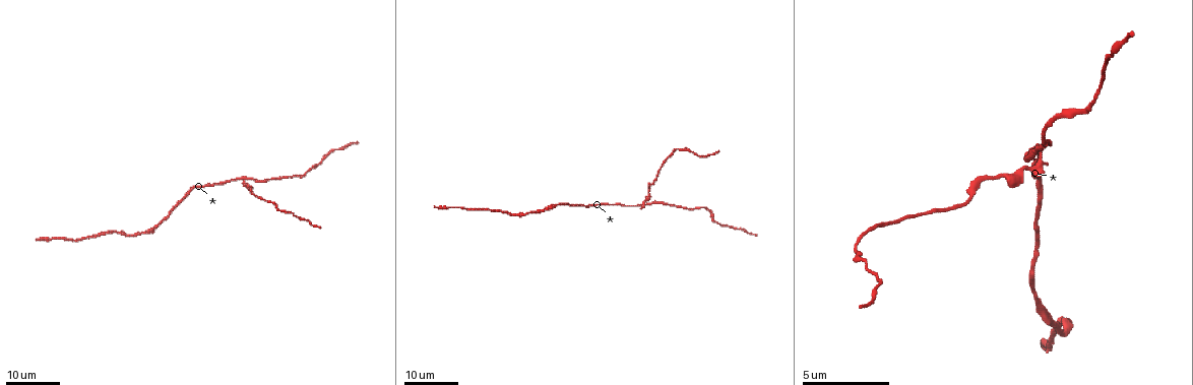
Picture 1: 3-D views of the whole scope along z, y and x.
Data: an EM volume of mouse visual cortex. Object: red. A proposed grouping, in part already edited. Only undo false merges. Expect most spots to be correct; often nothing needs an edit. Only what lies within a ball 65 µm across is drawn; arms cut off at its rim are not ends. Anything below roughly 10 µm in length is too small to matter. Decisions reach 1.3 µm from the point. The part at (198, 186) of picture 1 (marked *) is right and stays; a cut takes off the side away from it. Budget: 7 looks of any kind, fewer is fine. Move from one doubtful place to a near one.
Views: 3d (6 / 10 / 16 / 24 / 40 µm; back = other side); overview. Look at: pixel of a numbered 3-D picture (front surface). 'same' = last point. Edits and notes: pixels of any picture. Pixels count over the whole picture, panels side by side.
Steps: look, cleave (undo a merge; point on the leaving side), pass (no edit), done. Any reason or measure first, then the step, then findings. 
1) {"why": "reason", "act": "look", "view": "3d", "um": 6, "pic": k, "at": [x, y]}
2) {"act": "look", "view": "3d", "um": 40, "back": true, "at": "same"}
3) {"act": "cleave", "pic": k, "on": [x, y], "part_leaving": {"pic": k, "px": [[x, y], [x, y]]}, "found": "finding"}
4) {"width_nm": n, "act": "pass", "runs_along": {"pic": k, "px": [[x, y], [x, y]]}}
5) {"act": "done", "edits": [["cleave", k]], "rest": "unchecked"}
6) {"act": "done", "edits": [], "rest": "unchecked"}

{"why": "a fork", "act": "look", "view": "3d", "um": 24, "pic": 1, "at": [1039, 154]}

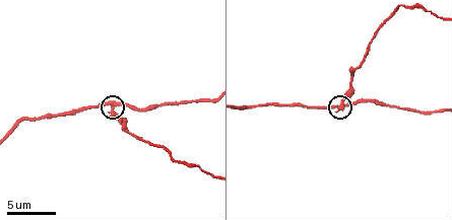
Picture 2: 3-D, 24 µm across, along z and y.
{"act": "look", "view": "3d", "um": 6, "pic": 2, "at": [115, 106]}

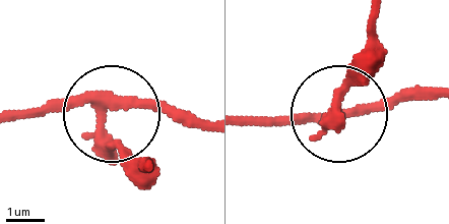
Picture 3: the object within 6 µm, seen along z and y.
{"act": "look", "view": "3d", "um": 6, "back": true, "pic": 3, "at": [102, 117]}

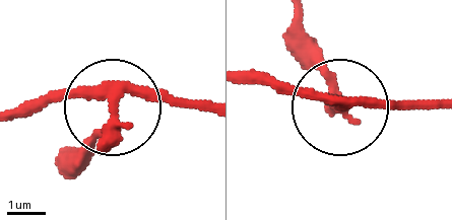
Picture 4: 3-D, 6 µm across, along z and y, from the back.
{"width_nm": 300, "act": "cleave", "pic": 4, "on": [108, 149], "part_leaving": {"pic": 4, "px": [[338, 104], [300, 17]]}, "found": "a second cell is stuck on"}

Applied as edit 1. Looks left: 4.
{"why": "sudden change in width", "act": "look", "view": "3d", "um": 6, "pic": 2, "at": [384, 104]}

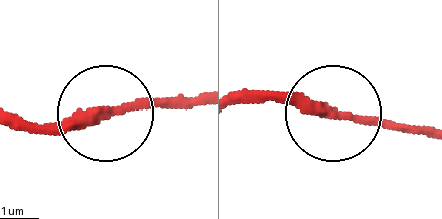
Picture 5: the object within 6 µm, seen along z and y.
{"why": "other side", "act": "look", "view": "3d", "um": 6, "back": true, "pic": 5, "at": [101, 115]}

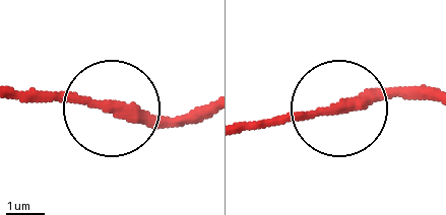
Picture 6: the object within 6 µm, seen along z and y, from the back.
{"act": "pass", "runs_along": {"pic": 6, "px": [[203, 108], [135, 114], [19, 94]]}, "found": "all the same cell"}

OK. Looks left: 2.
{"why": "thin neck", "act": "look", "view": "3d", "um": 10, "pic": 2, "at": [284, 103]}

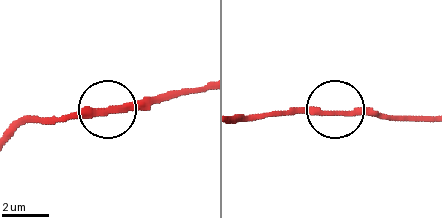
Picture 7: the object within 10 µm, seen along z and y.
{"why": "zoom in", "act": "look", "view": "3d", "um": 6, "pic": 7, "at": [336, 112]}

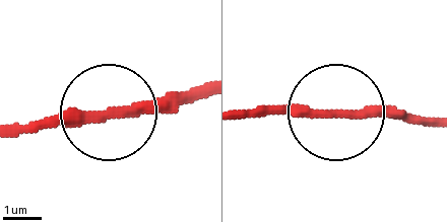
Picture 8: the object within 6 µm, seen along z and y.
{"act": "pass", "runs_along": {"pic": 8, "px": [[18, 124], [165, 115], [203, 98]]}, "found": "continuous, no second cell"}

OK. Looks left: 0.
{"act": "done", "edits": [["cleave", 4]], "rest": "unchecked"}

